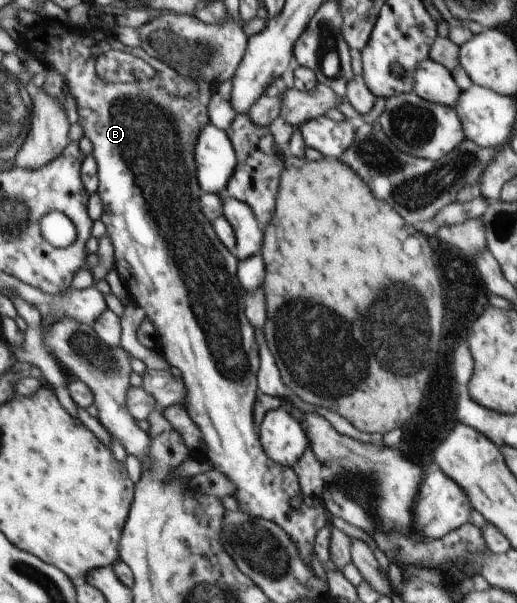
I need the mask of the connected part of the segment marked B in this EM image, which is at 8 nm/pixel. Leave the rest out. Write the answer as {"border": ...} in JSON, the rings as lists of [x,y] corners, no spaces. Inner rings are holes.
{"border":[[[39,20],[26,29],[20,43],[38,59],[52,64],[54,72],[64,76],[64,82],[75,99],[78,124],[94,147],[92,154],[99,179],[96,193],[104,204],[101,221],[106,225],[106,236],[114,247],[114,269],[136,306],[144,309],[146,319],[154,324],[157,350],[170,366],[176,366],[182,372],[181,378],[187,389],[186,402],[182,406],[202,432],[208,448],[204,458],[238,486],[236,500],[240,502],[240,510],[278,524],[296,544],[304,563],[312,569],[310,562],[315,537],[328,524],[328,514],[320,497],[303,495],[291,467],[274,463],[262,449],[253,422],[253,407],[259,391],[260,354],[256,331],[245,316],[246,294],[237,275],[240,261],[215,234],[213,224],[203,214],[199,203],[202,190],[197,179],[195,150],[200,132],[210,124],[208,106],[215,84],[195,76],[180,76],[172,66],[150,58],[140,45],[118,41],[113,30],[88,30],[56,20]],[[109,50],[142,58],[154,68],[156,76],[144,83],[104,82],[98,74],[97,63],[99,57]],[[293,498],[302,501],[300,508],[292,508],[290,502]]]}

